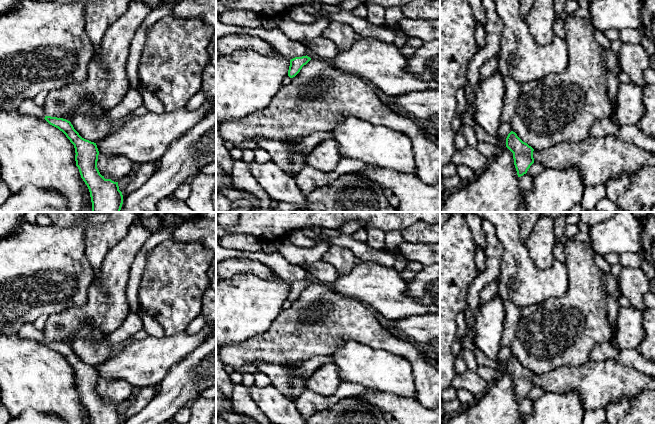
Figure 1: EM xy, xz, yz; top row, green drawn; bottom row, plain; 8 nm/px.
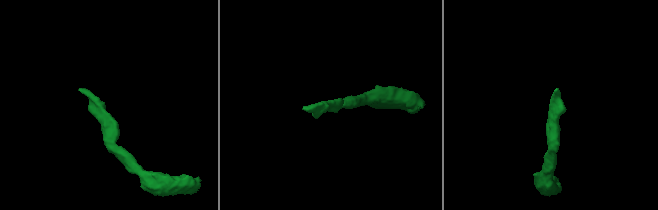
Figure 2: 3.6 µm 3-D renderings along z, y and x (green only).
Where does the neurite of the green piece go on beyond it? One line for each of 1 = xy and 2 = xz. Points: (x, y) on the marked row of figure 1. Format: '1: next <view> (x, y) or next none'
1: next xy (28, 107)
2: next none

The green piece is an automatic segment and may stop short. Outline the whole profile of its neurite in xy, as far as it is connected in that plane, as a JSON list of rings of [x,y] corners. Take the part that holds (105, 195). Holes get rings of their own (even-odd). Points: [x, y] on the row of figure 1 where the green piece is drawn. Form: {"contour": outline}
{"contour": [[[33,99],[23,101],[18,110],[23,115],[45,119],[50,125],[62,131],[74,145],[76,166],[89,189],[92,212],[120,212],[123,204],[122,192],[119,190],[118,182],[105,179],[100,174],[97,168],[99,151],[96,143],[82,138],[70,121],[46,116]]]}

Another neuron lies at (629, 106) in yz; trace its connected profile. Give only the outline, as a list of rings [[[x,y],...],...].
[[[633,82],[621,83],[617,91],[616,122],[636,125],[644,116],[643,88]]]

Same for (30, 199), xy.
[[[25,186],[0,205],[0,212],[68,212],[66,198],[56,190]]]

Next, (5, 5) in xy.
[[[0,0],[0,17],[21,5],[22,0]]]

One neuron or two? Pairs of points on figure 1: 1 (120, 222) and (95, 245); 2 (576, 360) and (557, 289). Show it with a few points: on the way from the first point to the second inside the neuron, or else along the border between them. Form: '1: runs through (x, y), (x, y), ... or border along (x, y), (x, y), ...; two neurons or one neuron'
1: runs through (114, 228), (101, 239); one neuron
2: border along (568, 275), (568, 288), (562, 295), (536, 303); two neurons

